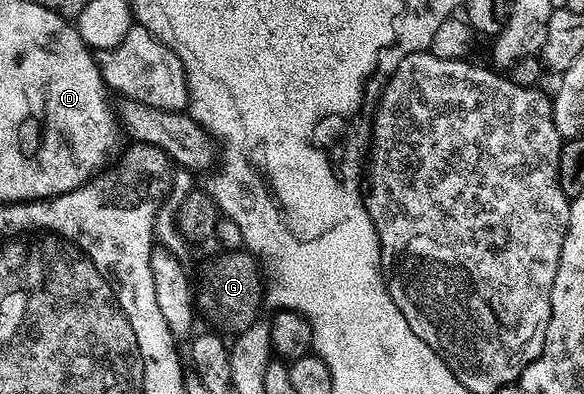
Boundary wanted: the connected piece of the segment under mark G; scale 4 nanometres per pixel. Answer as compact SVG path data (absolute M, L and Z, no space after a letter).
M221 250L218 253L201 280L199 296L209 300L213 307L213 320L222 333L240 334L258 323L257 311L263 308L263 272L258 257L248 250Z

